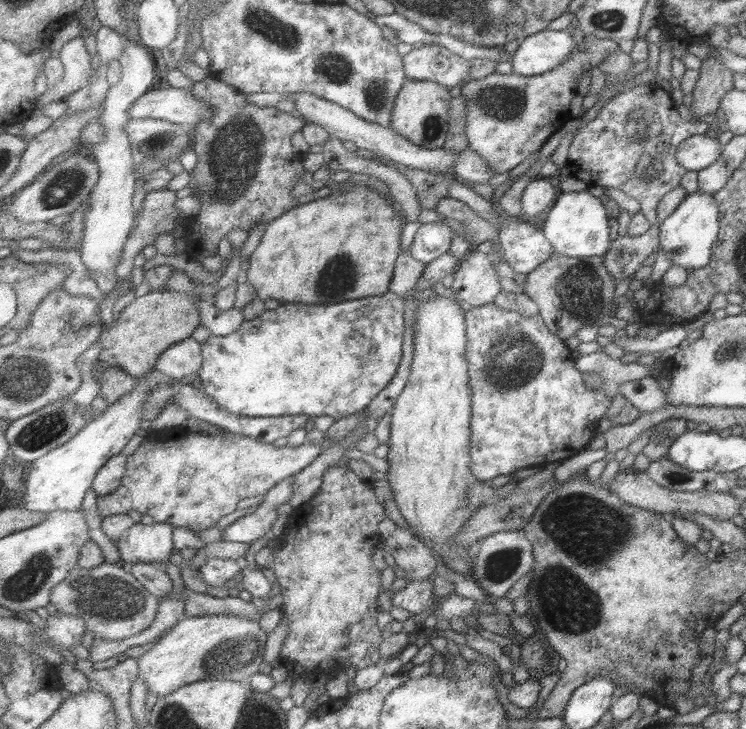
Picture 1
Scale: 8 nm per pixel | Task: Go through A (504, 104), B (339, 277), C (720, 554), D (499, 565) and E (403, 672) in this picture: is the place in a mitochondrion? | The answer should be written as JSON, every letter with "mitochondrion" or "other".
{"A":"mitochondrion","B":"mitochondrion","C":"other","D":"mitochondrion","E":"other"}

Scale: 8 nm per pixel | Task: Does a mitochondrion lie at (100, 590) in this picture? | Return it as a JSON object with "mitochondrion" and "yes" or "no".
{"mitochondrion":"yes"}

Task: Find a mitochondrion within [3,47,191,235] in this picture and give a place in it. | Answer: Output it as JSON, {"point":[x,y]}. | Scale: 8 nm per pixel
{"point":[64,187]}

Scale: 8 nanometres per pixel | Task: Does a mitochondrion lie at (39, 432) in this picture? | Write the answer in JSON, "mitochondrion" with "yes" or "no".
{"mitochondrion":"yes"}

